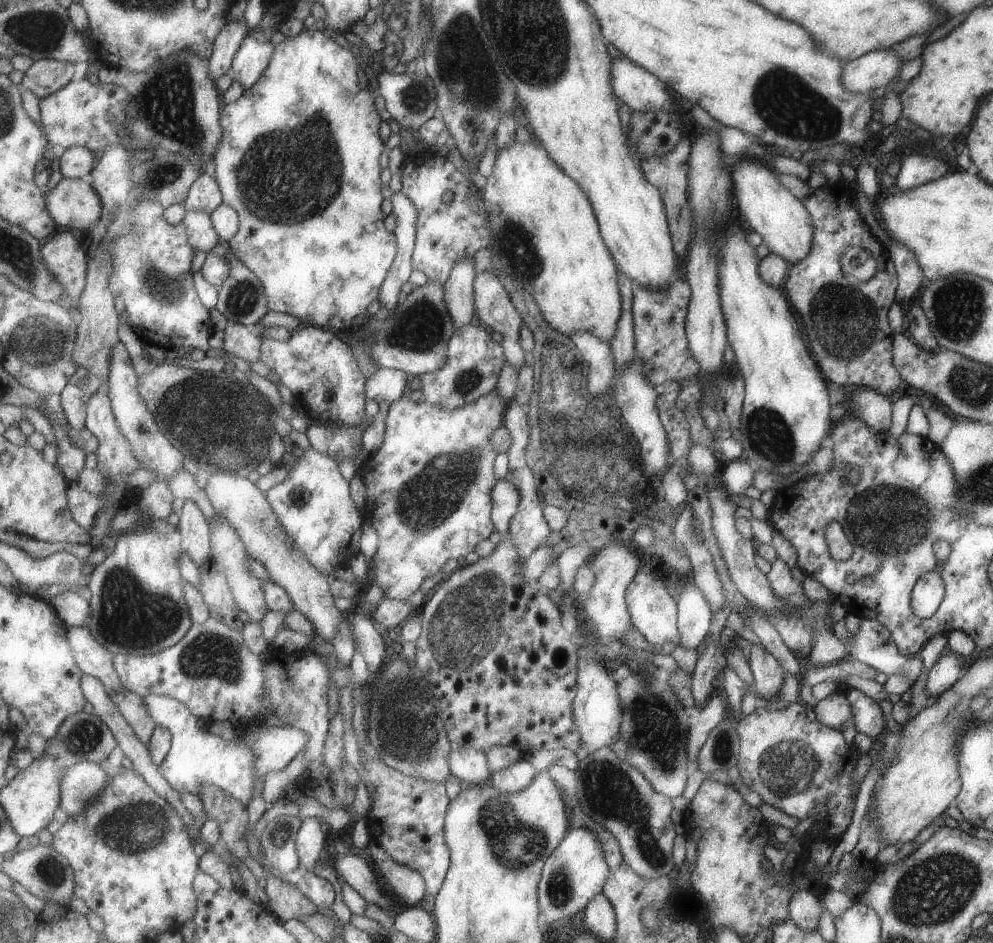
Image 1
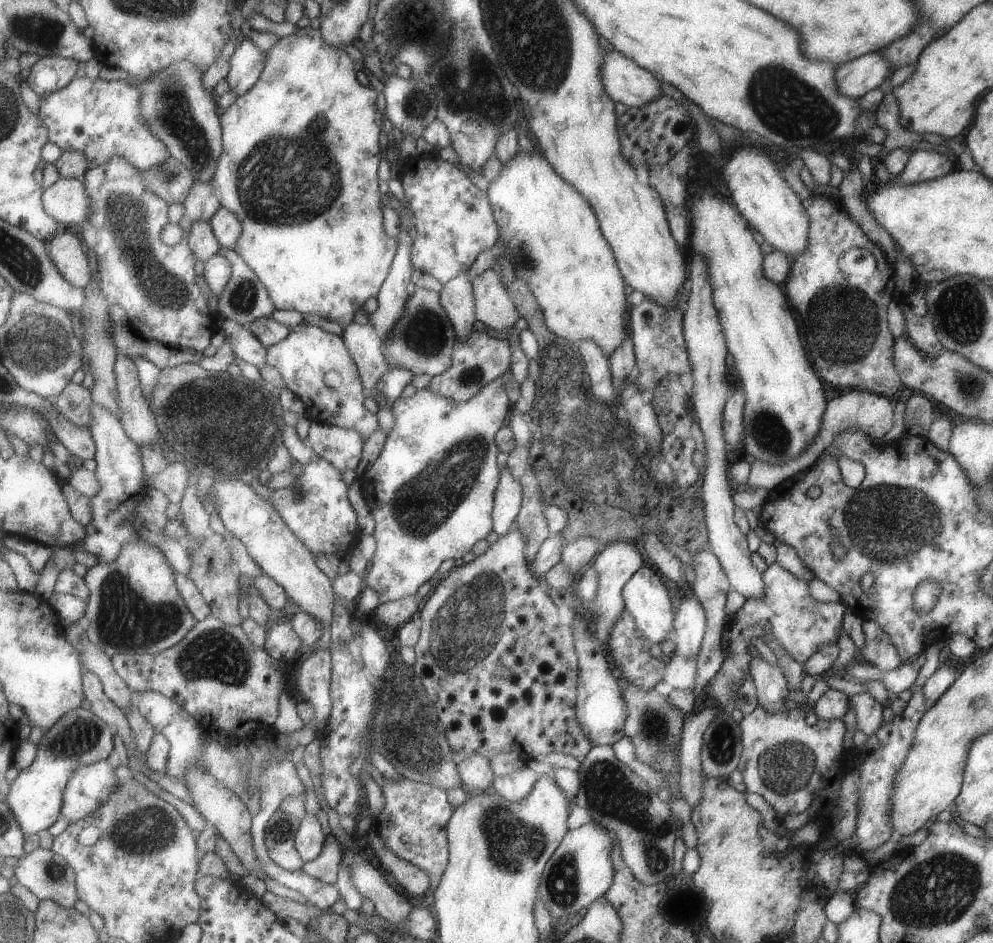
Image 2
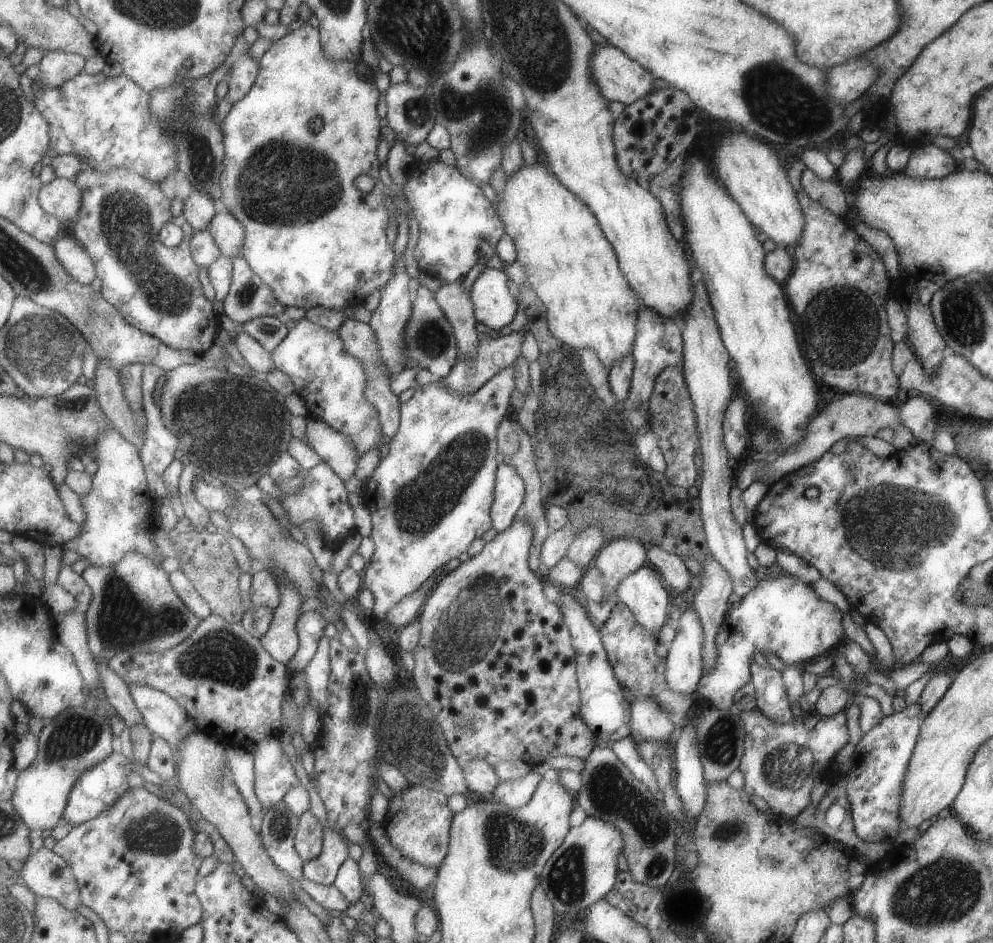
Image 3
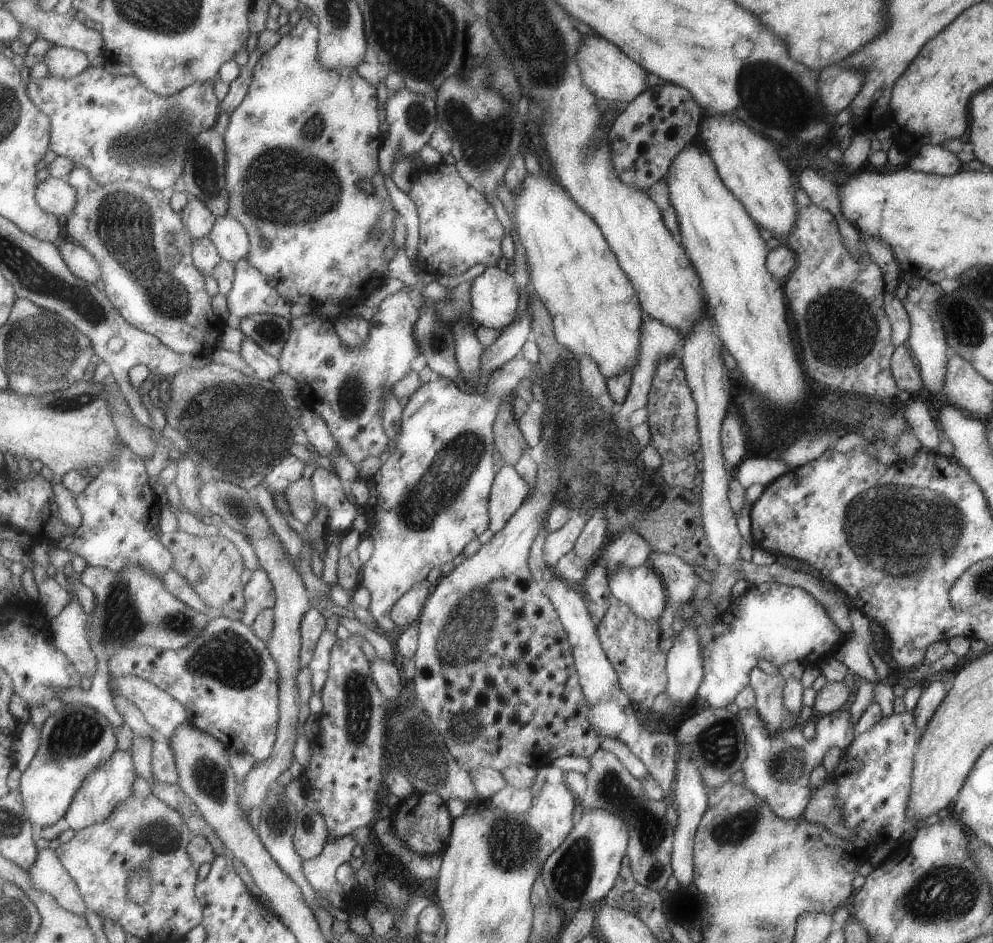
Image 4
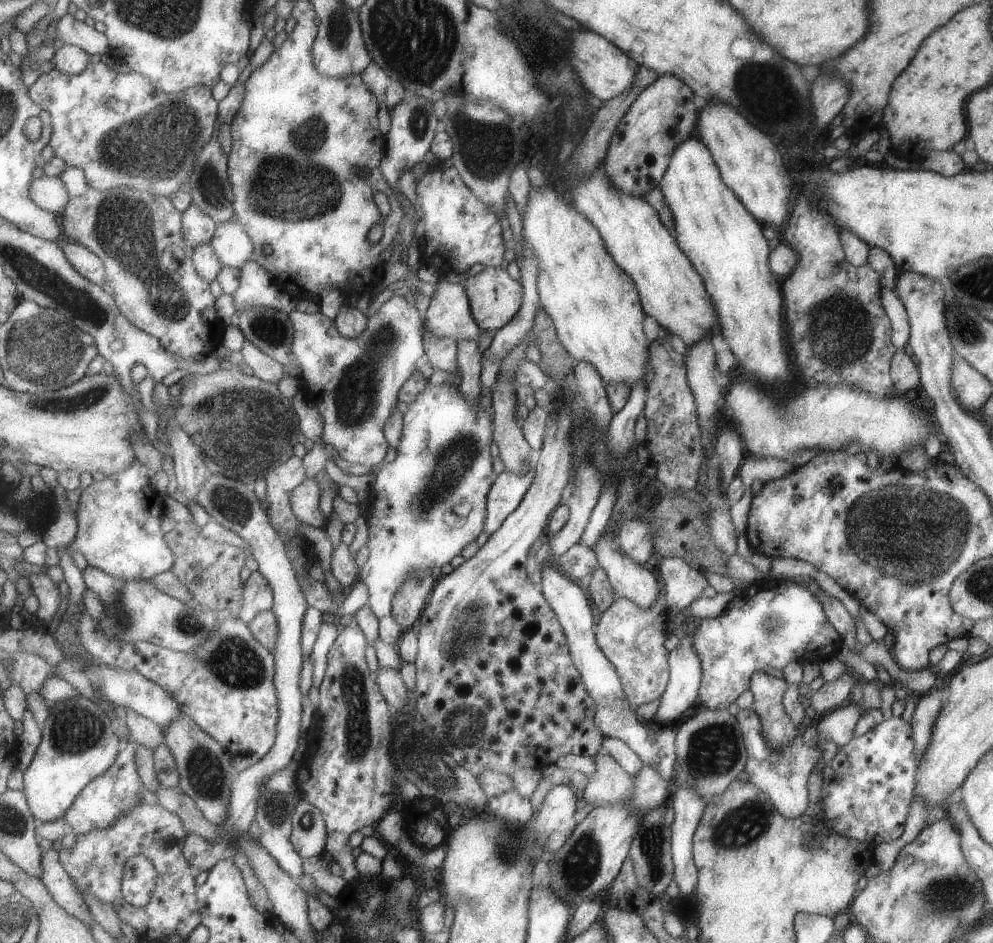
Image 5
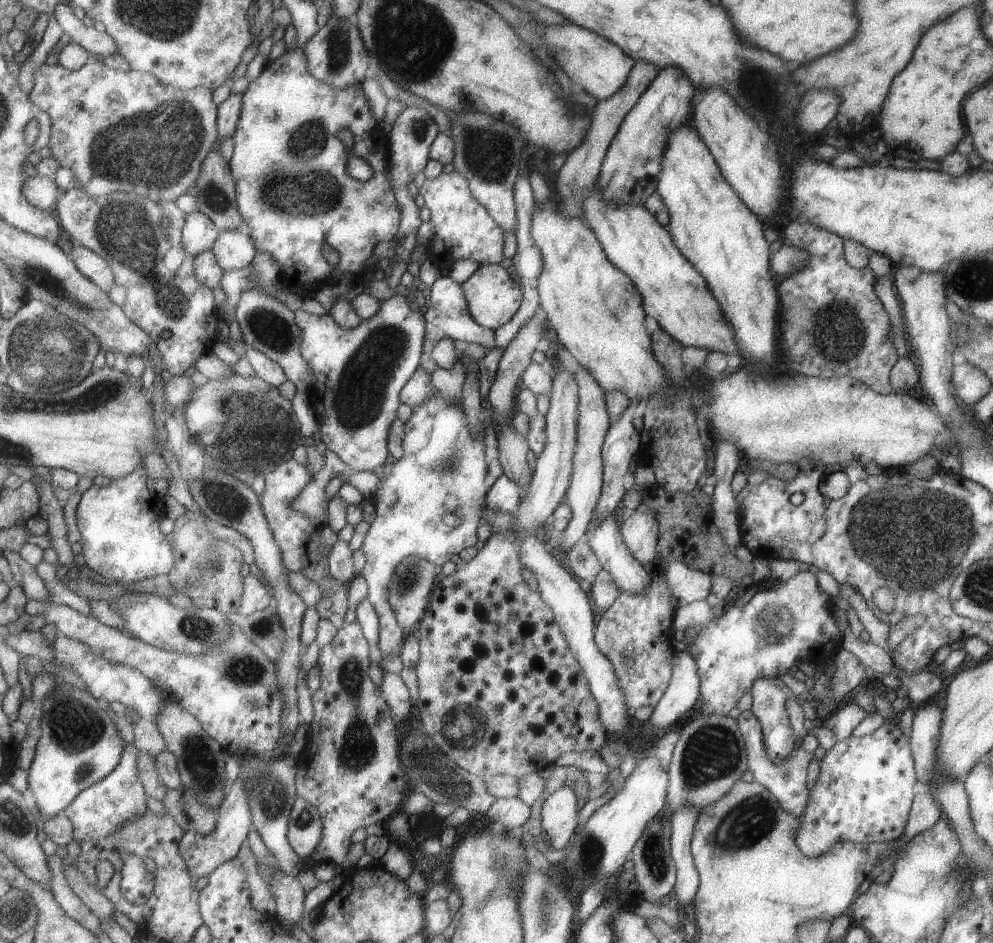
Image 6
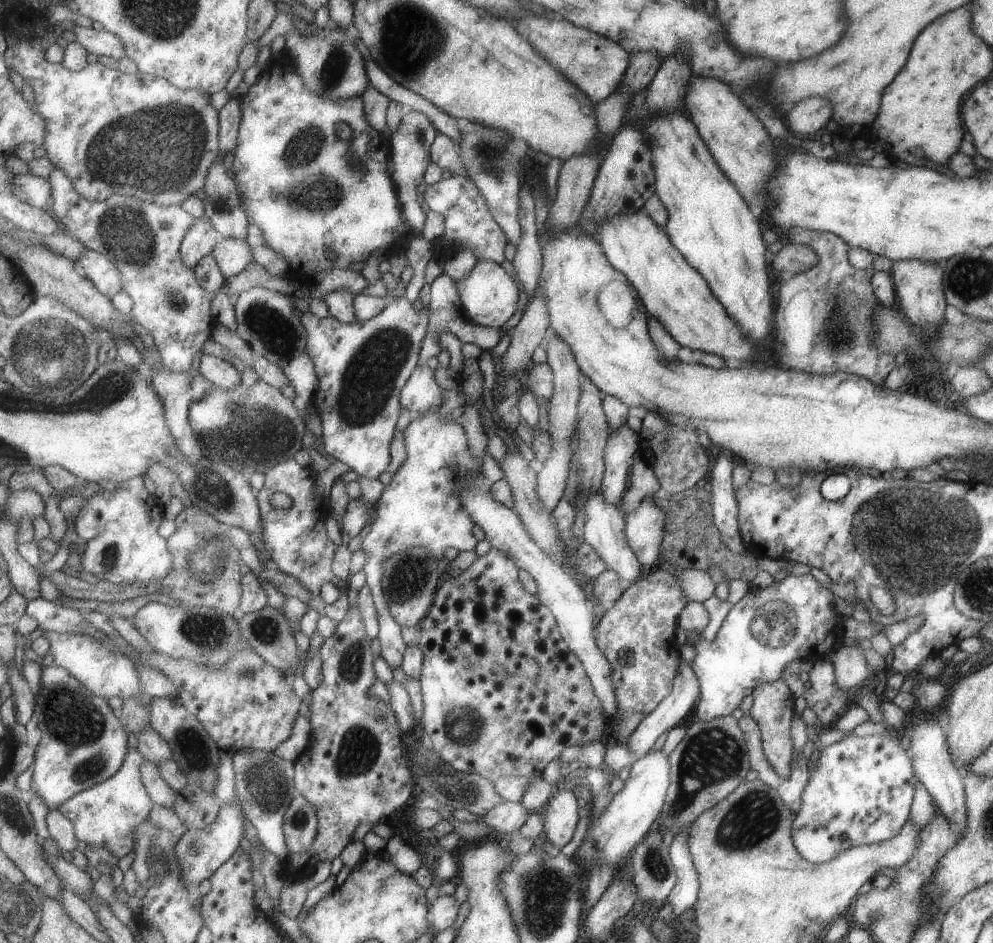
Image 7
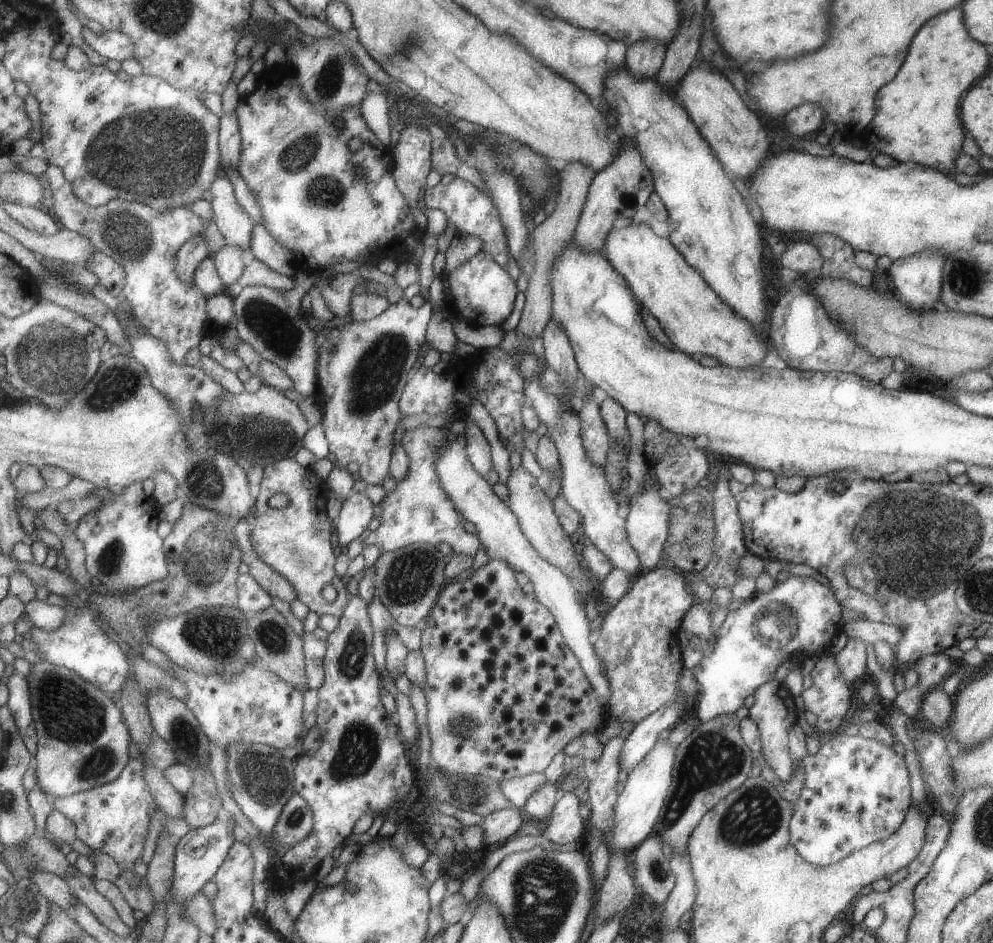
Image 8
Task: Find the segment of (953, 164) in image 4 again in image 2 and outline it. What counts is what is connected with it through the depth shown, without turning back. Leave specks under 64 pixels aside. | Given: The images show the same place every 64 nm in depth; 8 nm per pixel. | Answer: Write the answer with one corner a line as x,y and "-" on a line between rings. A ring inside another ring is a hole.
915,148
910,150
909,158
896,178
905,184
938,179
951,171
952,166
951,160
943,154

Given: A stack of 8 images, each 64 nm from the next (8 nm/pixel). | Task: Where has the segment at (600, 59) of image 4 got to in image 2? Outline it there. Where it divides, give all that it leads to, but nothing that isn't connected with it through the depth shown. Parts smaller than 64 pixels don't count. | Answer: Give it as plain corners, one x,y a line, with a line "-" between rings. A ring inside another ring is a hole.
615,49
605,51
601,78
610,98
629,108
640,107
663,95
652,73

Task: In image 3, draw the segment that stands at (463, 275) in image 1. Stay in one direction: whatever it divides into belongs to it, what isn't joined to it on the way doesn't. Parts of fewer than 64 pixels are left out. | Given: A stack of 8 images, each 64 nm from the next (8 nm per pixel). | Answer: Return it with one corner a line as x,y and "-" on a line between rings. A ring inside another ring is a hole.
463,279
445,284
434,293
456,332
460,354
473,359
478,355
480,347
479,334
475,328
478,320
472,295
465,290
462,282

